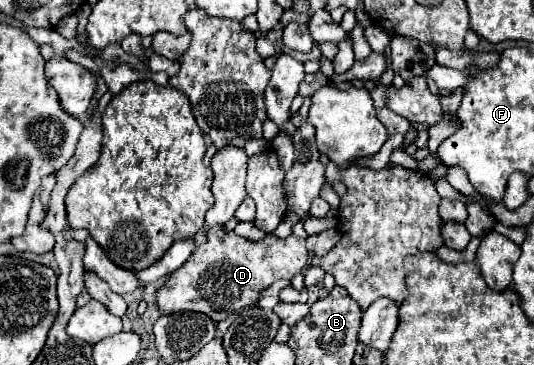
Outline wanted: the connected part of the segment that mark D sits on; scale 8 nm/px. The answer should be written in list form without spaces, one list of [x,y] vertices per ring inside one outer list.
[[[221,226],[211,228],[207,242],[197,248],[189,260],[175,272],[157,292],[157,304],[163,312],[205,312],[215,322],[225,320],[229,314],[237,314],[247,306],[257,304],[261,292],[273,282],[301,274],[309,258],[305,240],[295,234],[287,238],[277,238],[265,234],[263,240],[247,240],[235,232],[225,234]]]

